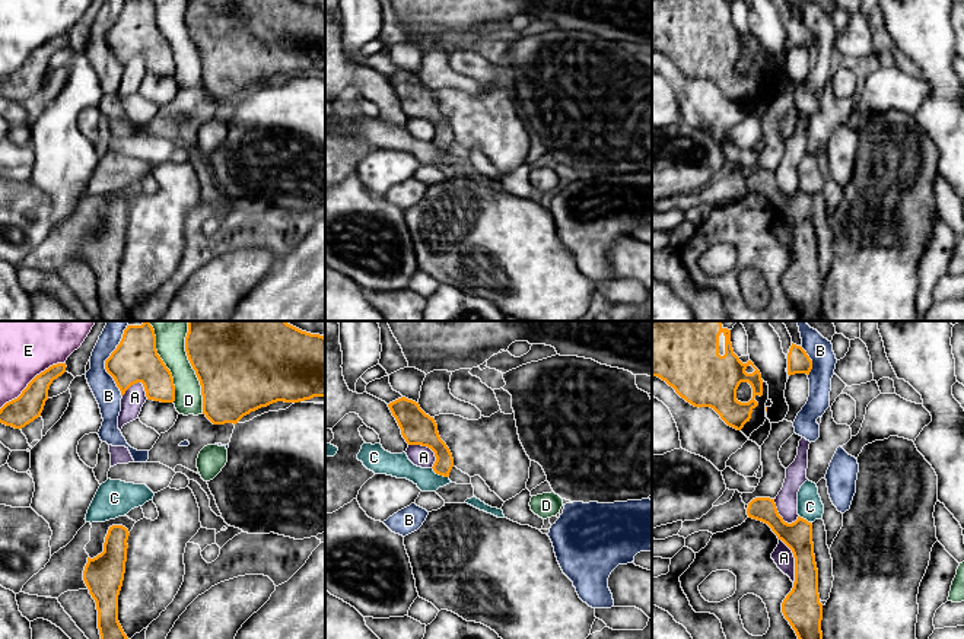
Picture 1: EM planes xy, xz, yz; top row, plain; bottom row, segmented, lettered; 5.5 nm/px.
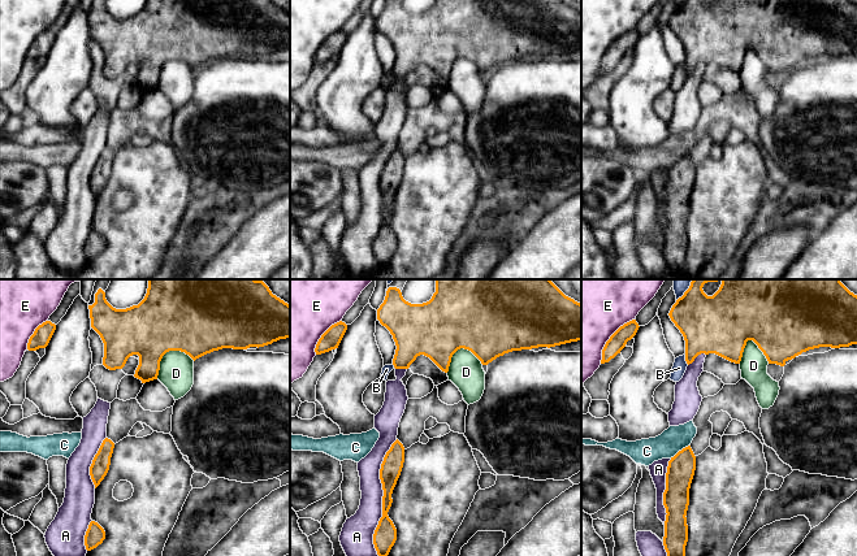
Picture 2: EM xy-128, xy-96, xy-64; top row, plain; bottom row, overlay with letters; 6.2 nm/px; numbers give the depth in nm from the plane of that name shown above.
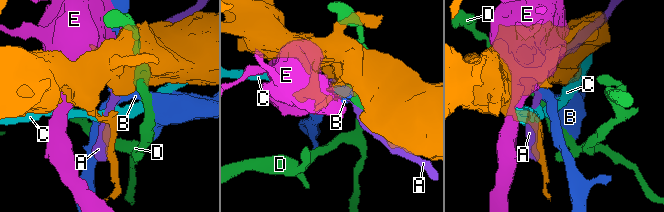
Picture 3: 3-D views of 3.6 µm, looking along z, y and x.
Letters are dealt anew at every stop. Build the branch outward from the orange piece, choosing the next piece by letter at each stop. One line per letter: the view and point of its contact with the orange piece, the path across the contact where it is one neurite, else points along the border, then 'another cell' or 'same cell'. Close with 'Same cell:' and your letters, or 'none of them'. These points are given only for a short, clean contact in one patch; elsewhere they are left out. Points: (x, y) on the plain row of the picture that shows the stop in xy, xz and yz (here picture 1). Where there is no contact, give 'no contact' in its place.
A: contact yz (795, 234); another cell
B: contact xy (105, 35); another cell
C: contact xz (439, 148); another cell
D: contact xy (193, 41); another cell
E: contact xy (31, 54); another cell
Same cell: none of them

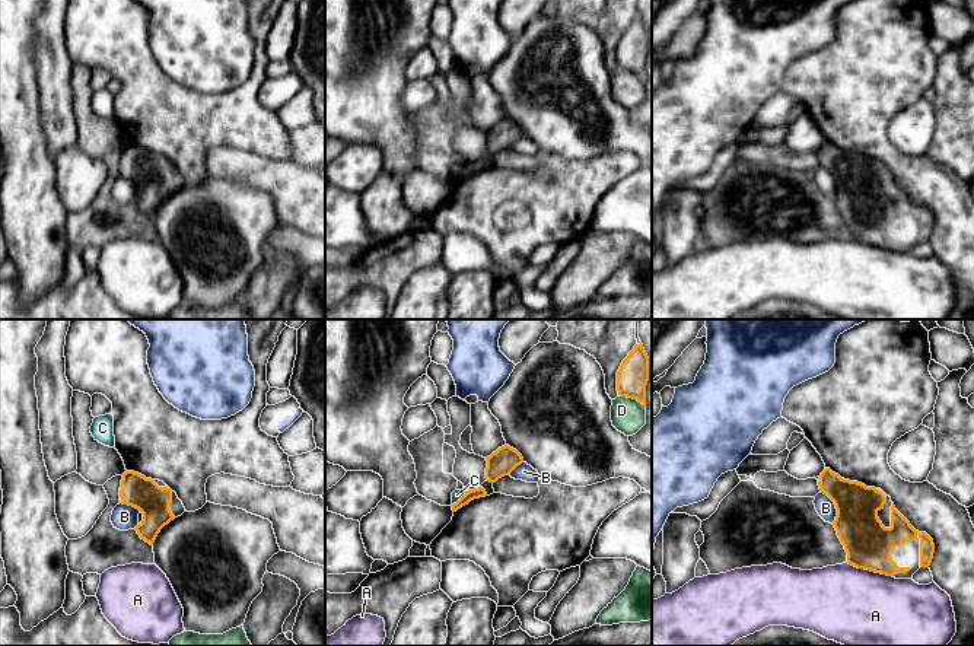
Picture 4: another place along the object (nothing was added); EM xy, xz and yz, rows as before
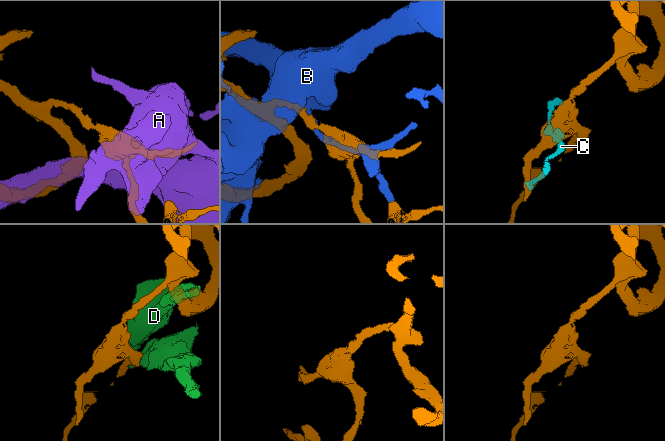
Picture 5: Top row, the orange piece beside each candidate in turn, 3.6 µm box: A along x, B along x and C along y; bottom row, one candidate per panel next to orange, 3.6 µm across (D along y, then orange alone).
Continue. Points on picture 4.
A: contact yz (869, 242); another cell
B: contact yz (836, 180); another cell
C: contact xz (460, 172); border xz (465, 165), (452, 178); another cell
D: contact xz (632, 70); another cell
Same cell: none of them

